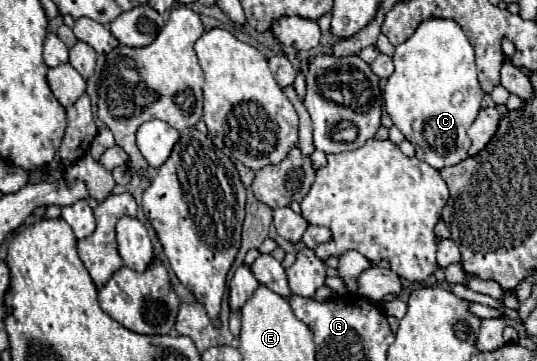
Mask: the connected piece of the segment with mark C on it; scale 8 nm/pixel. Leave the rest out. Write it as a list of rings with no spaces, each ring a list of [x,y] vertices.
[[[429,18],[421,22],[415,34],[395,48],[393,64],[395,72],[391,74],[383,90],[385,110],[389,112],[393,124],[415,146],[415,156],[437,170],[463,162],[471,146],[467,128],[475,122],[485,92],[479,88],[475,72],[475,54],[461,26],[455,20],[447,18]]]

